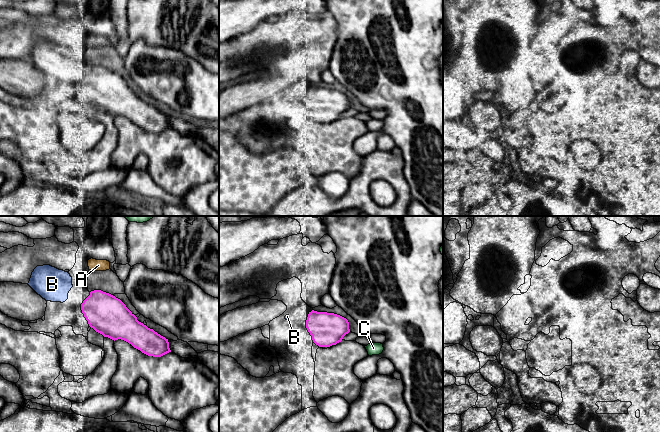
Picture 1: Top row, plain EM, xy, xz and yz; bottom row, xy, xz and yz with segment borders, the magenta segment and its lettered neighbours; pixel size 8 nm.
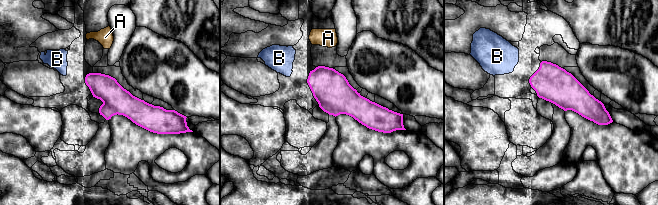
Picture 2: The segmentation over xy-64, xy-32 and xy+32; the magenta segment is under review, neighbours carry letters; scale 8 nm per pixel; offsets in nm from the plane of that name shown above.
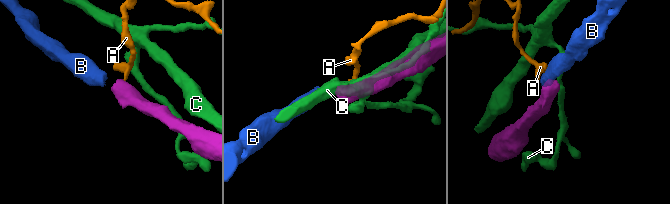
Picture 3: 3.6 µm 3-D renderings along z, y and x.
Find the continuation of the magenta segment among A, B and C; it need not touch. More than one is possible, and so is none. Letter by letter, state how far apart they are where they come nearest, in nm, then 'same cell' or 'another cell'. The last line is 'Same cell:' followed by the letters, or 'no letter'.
A: 160 nm | another cell
B: 120 nm | same cell
C: 180 nm | another cell
Same cell: B

